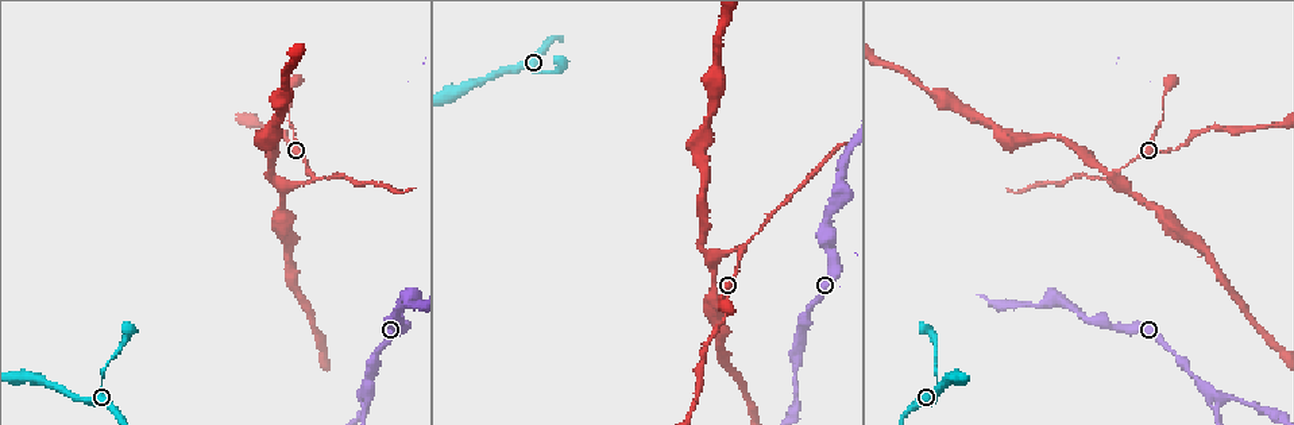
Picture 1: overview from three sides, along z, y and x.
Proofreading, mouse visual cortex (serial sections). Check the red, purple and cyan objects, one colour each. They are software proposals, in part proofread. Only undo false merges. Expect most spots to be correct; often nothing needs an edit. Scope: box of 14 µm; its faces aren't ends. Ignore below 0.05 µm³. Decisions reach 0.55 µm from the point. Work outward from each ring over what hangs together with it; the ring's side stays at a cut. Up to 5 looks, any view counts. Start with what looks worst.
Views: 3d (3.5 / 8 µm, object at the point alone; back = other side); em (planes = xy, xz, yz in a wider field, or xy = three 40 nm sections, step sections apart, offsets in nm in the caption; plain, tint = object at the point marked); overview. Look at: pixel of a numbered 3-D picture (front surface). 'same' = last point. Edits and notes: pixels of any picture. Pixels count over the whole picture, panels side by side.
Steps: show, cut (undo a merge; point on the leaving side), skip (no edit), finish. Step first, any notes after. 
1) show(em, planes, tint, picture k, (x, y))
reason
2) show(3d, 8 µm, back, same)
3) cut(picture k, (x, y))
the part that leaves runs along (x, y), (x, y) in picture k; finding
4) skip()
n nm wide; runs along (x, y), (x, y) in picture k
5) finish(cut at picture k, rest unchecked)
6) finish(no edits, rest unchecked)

show(3d, 3.5 µm, picture 1, (740, 252))
thin neck

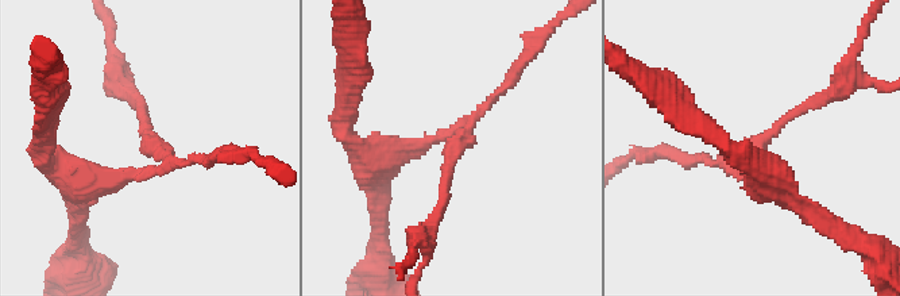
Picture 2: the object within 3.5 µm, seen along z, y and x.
show(em, xy, step 1, tint, picture 2, (458, 138))
3 arms; arms of 100, 150, 250 nm; now the EM

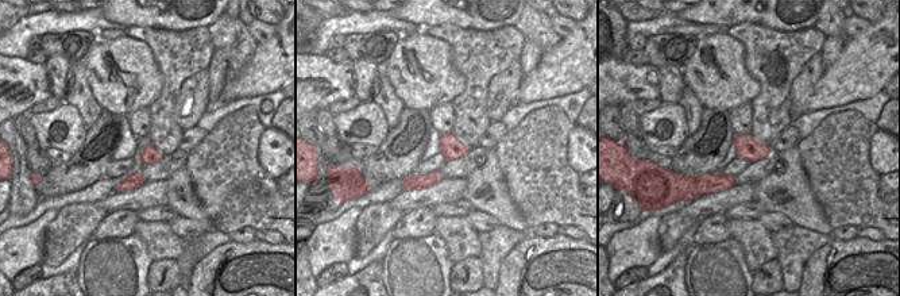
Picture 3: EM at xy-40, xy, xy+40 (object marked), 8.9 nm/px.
cut(picture 2, (412, 143))
the part that leaves runs along (452, 133), (394, 154), (344, 133) in picture 2; two cells meet here

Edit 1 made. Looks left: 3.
show(overview)
see it whole again

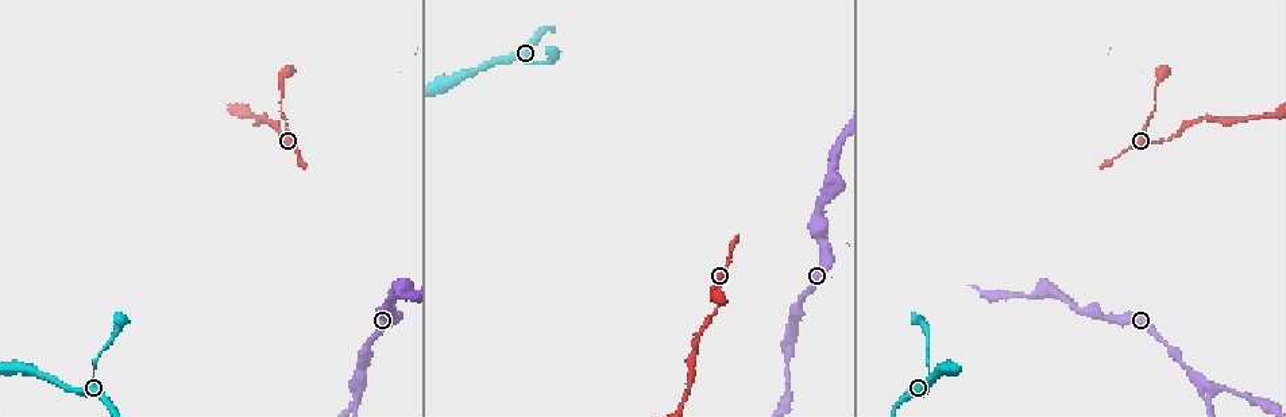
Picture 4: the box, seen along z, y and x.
show(3d, 8 µm, picture 4, (788, 334))
calibre changes

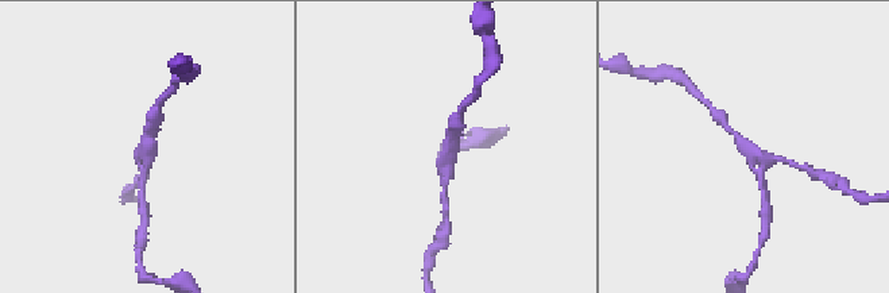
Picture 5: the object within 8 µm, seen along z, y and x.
show(3d, 3.5 µm, back, picture 5, (147, 153))

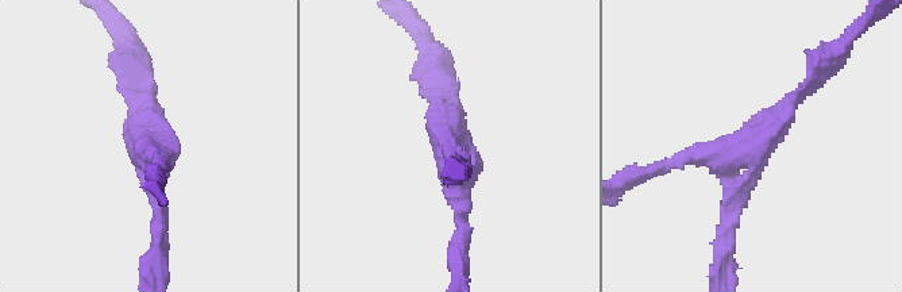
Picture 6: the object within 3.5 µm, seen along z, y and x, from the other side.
skip()
arms of 200, 200, 200 nm; runs along (817, 70), (762, 137), (686, 158) in picture 6; all the same cell

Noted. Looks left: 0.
finish(cut at picture 2, rest unchecked)

